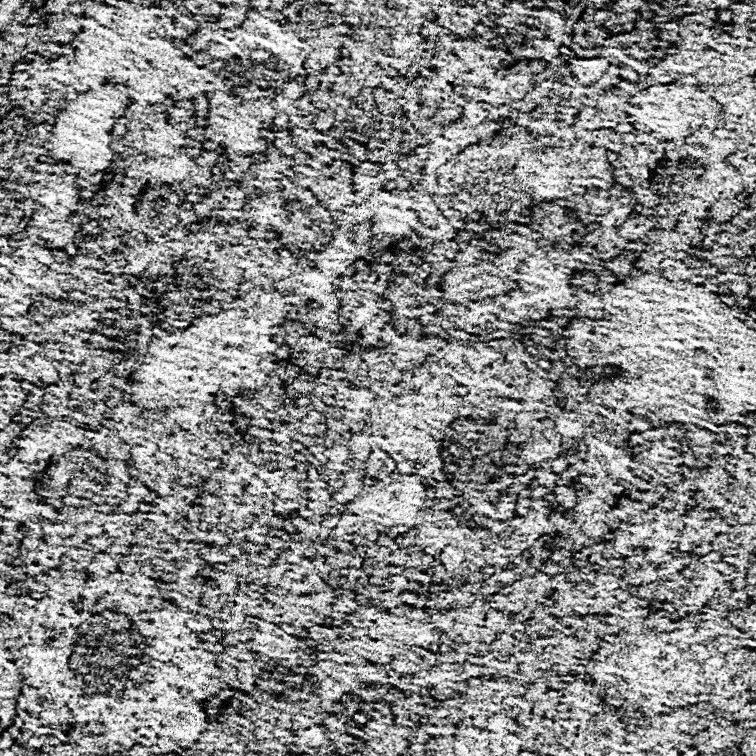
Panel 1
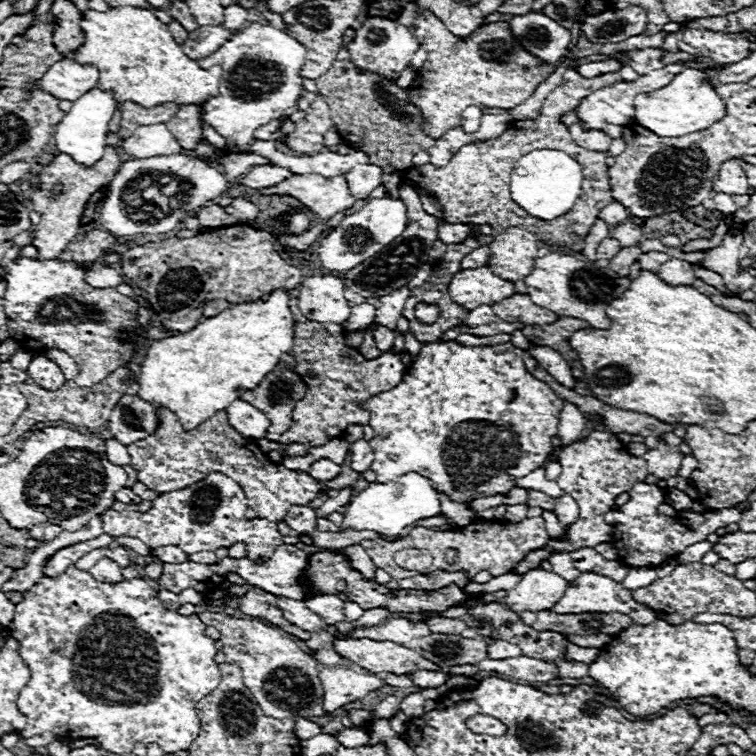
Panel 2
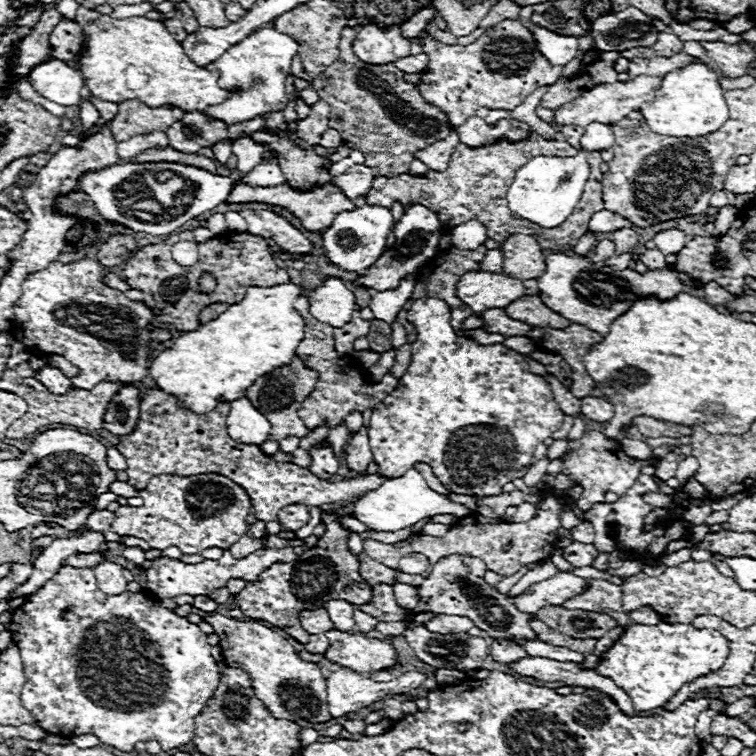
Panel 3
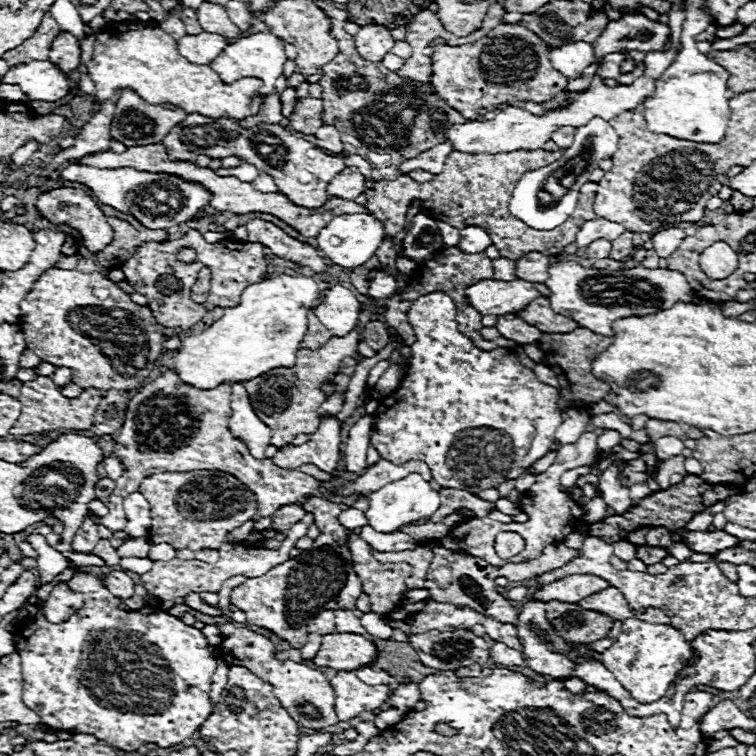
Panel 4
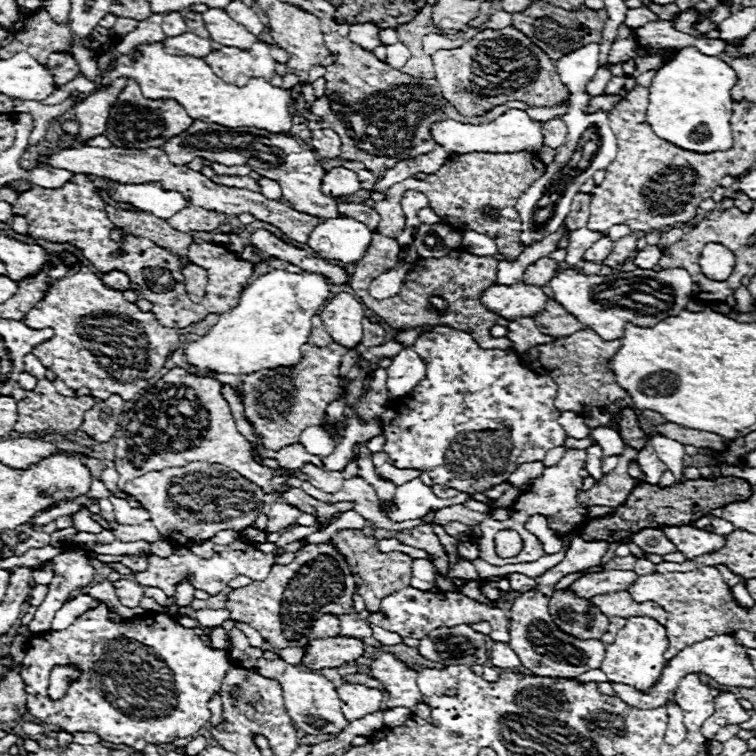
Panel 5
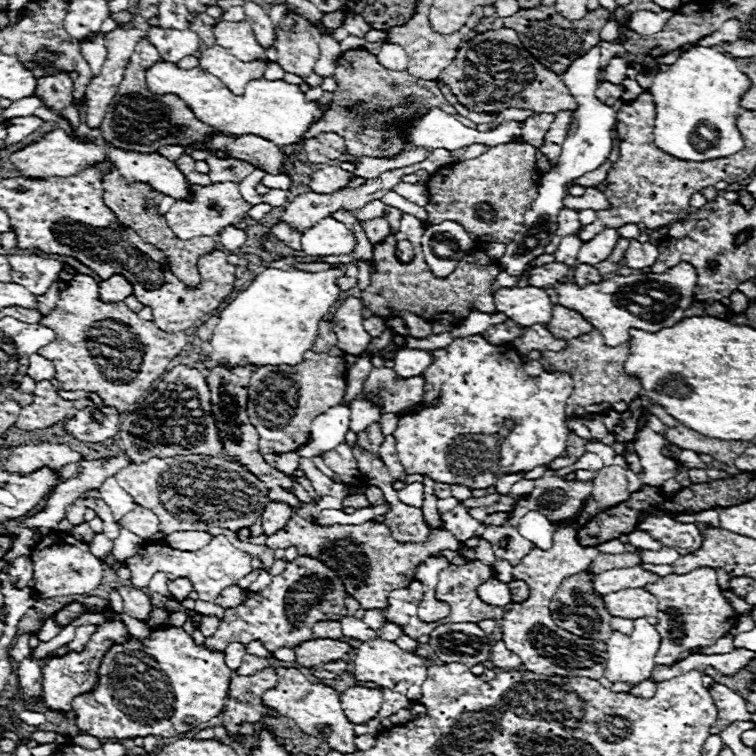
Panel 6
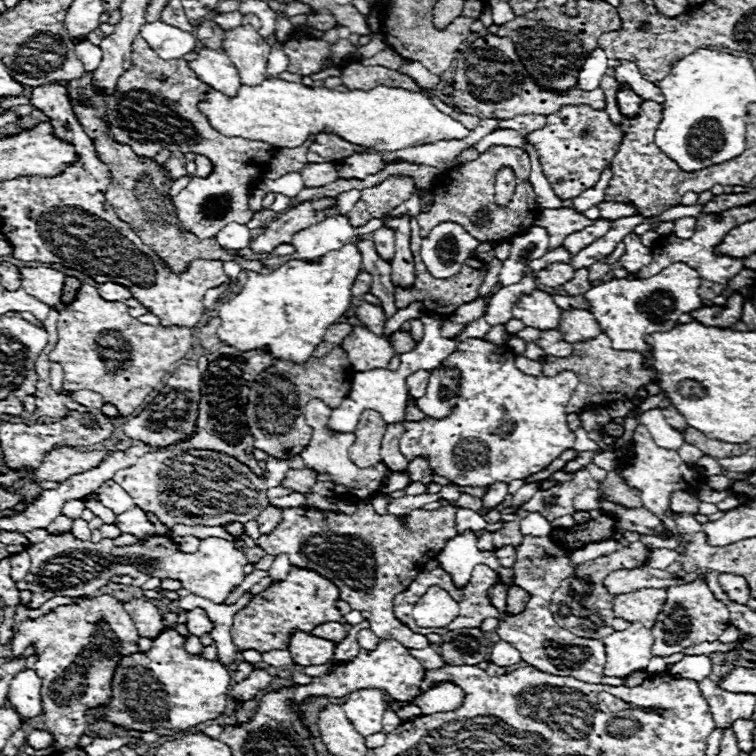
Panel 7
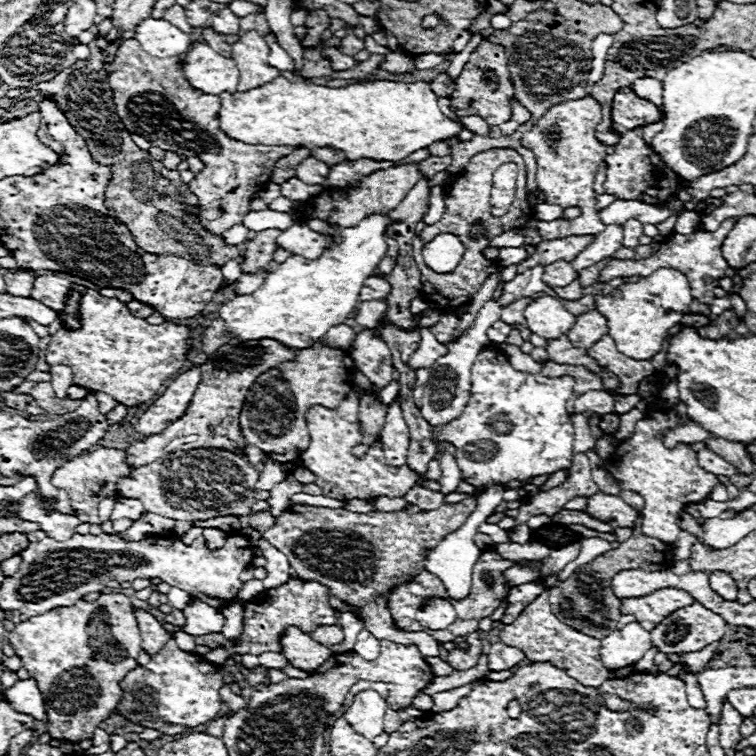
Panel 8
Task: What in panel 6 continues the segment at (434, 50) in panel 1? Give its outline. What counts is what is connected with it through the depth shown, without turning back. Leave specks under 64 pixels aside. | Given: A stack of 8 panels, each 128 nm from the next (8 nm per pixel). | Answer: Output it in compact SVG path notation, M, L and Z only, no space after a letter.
M510 28L488 30L468 40L440 78L452 88L452 94L462 106L480 114L498 114L506 108L550 114L556 114L558 110L576 110L576 100L570 96L562 78L532 58L518 34Z

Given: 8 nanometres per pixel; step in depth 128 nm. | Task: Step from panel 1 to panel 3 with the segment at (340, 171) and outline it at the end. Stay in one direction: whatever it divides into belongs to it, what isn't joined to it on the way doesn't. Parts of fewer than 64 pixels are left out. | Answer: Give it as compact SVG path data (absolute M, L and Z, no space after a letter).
M236 182L232 186L232 192L228 194L228 204L248 204L248 202L264 202L264 204L272 204L272 206L280 206L290 210L302 224L306 230L310 232L318 232L318 230L326 230L334 216L344 212L344 210L354 210L356 206L352 204L352 200L348 200L340 188L336 188L334 184L324 184L324 186L316 186L312 192L296 192L290 186L282 184L282 186L272 186L272 188L260 188L260 186L248 186L244 182Z

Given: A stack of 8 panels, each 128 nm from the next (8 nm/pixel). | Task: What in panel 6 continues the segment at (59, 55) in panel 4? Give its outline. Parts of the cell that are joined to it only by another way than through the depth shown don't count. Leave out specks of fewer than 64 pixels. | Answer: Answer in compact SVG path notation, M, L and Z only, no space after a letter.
M52 74L38 80L34 96L38 96L44 106L60 114L70 122L70 126L76 130L80 126L80 114L74 106L74 88L68 74Z

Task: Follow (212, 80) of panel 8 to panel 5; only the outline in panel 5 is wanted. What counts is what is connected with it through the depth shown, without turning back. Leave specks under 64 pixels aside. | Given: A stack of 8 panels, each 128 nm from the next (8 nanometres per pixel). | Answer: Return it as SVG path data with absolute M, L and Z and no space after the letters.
M256 42L250 50L238 50L220 46L212 50L206 58L206 64L228 84L244 86L250 78L270 80L274 76L274 58L264 42Z

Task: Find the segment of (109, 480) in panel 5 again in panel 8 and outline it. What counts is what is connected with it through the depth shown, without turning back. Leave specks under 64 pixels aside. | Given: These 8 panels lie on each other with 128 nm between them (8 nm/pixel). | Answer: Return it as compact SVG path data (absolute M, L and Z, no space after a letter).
M104 498L104 500L98 504L98 516L100 516L102 522L106 522L106 520L110 518L114 506L116 506L116 500L114 500L114 498Z

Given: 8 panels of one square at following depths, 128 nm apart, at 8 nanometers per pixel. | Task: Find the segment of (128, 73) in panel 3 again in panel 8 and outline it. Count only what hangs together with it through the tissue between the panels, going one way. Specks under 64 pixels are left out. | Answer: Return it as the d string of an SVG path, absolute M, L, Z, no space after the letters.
M278 76L274 82L268 82L260 88L236 94L220 94L222 110L218 112L222 130L236 140L246 144L266 144L266 146L306 146L310 150L316 148L334 148L346 154L346 160L370 158L376 162L390 160L400 162L412 152L430 146L436 140L446 140L460 134L460 124L446 118L438 108L438 98L430 90L428 82L394 82L394 80L370 80L356 82L344 88L328 88L306 82L288 82Z

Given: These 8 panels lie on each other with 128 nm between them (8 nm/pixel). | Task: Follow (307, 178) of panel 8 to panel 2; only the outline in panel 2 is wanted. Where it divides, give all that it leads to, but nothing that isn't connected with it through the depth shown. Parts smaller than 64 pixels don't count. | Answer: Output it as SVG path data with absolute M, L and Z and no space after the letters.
M358 164L344 174L348 190L356 200L364 200L382 182L382 168L374 164Z

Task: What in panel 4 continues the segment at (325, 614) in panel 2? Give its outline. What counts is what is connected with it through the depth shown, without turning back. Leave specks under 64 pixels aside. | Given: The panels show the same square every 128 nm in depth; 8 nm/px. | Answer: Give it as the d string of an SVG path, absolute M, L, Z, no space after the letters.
M336 610L334 614L336 614L336 630L348 632L348 634L368 636L366 628L360 624L360 618L356 618L352 610Z

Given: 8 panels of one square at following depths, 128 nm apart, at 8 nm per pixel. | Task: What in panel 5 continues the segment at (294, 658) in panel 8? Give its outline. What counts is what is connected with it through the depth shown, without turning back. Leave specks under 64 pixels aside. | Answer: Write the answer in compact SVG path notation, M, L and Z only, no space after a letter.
M348 636L318 638L308 644L302 664L312 670L338 668L342 664L358 660L362 654L364 654L364 644L358 638L348 638Z

